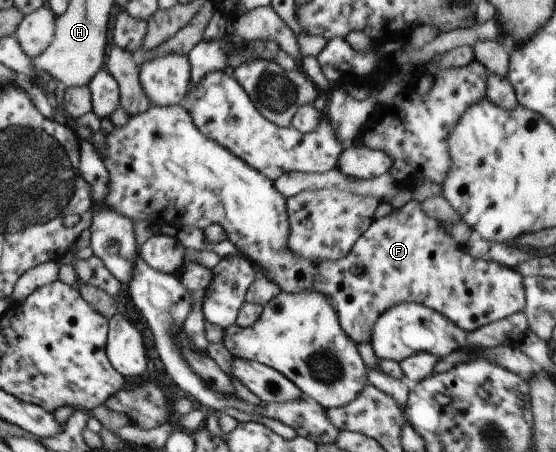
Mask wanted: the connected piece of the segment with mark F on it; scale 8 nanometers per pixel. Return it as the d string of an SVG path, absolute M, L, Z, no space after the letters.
M184 104L151 106L144 114L132 116L124 128L115 127L106 135L102 150L104 152L99 154L102 154L104 166L111 174L111 191L108 192L108 200L102 200L100 206L116 208L116 212L122 212L132 221L161 220L170 222L178 229L192 226L204 230L214 223L222 224L227 239L282 292L298 294L304 290L318 290L320 294L324 293L338 311L337 320L354 344L371 344L376 320L388 308L405 302L424 304L437 310L463 331L474 331L526 308L523 276L516 269L470 256L463 244L456 242L444 230L444 222L429 217L422 210L420 201L414 198L385 217L374 219L350 252L332 265L312 263L296 256L288 250L290 222L287 199L276 190L274 181L204 136L196 128Z

